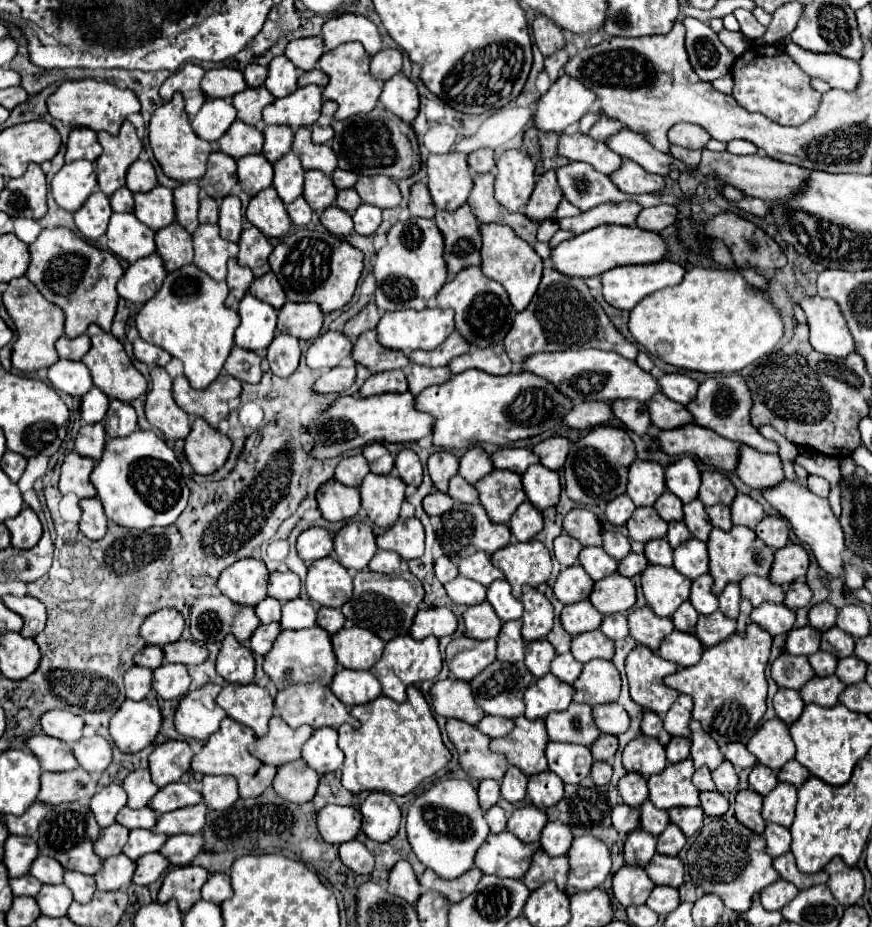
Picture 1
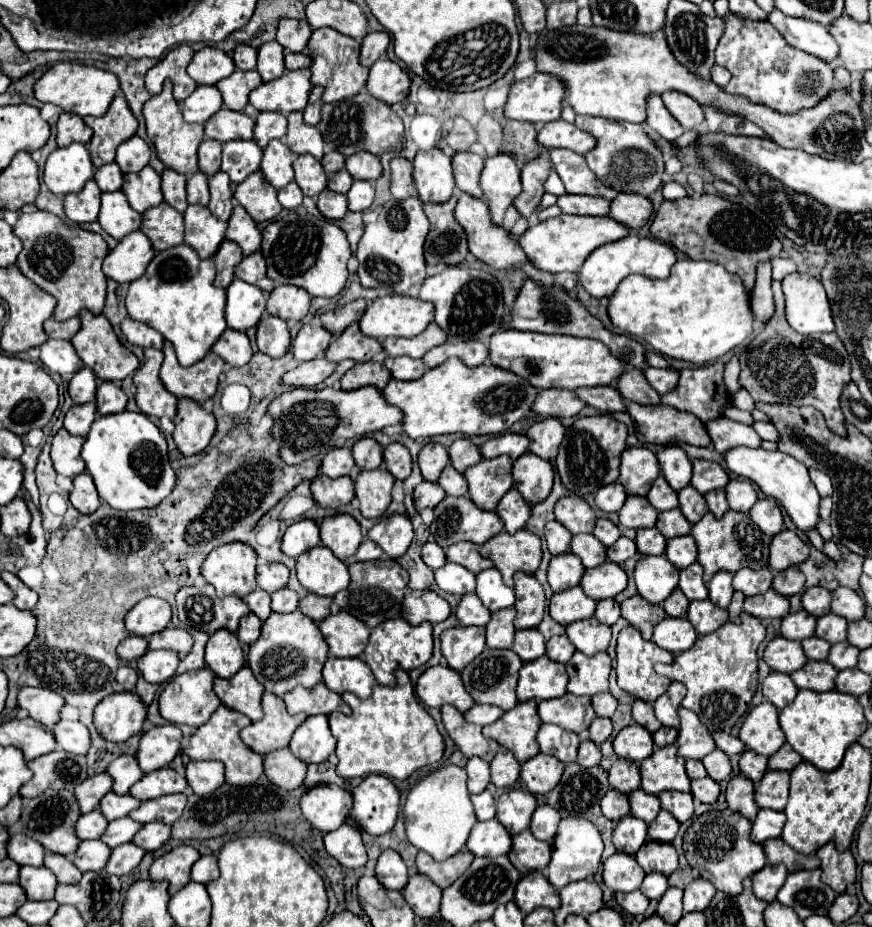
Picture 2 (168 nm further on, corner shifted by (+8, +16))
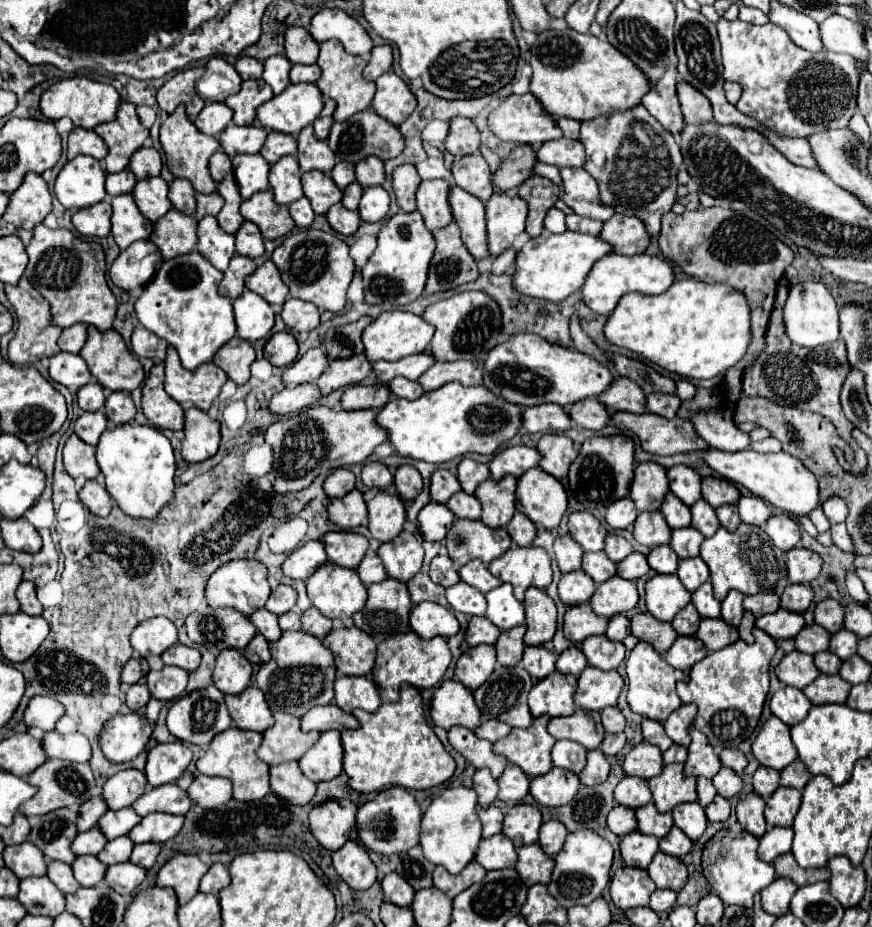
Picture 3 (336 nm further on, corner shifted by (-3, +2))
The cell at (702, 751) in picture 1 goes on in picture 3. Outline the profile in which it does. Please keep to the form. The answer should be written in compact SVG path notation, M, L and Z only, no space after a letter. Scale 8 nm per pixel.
M690 728L690 736L692 736L692 744L688 746L688 760L684 764L684 774L704 776L704 778L716 776L722 764L720 758L714 754L708 738L696 728Z

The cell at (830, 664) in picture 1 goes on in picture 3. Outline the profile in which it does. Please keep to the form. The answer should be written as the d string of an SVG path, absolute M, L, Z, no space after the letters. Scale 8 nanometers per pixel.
M828 650L826 652L818 652L814 656L814 662L816 662L816 666L818 666L818 670L822 674L828 675L838 674L840 666L842 666L842 660L838 656L834 656L832 652L828 652Z

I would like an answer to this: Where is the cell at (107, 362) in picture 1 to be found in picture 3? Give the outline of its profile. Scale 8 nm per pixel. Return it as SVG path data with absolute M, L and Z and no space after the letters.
M88 326L88 340L84 344L84 348L80 350L80 356L86 360L92 376L110 390L126 390L132 392L134 388L138 388L144 380L144 368L142 364L130 354L130 350L126 348L122 336L116 330L108 330L108 332L100 332L94 326Z

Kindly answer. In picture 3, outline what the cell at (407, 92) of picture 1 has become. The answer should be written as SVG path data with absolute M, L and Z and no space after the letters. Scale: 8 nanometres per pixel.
M386 72L376 80L376 96L372 110L390 124L400 126L416 108L416 98L406 82L394 72Z

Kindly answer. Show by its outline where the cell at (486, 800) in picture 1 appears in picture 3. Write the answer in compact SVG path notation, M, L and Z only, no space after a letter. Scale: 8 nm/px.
M488 768L476 770L476 774L474 774L474 790L478 794L478 804L482 808L490 806L496 800L498 786L496 786L496 780L490 776L490 770Z

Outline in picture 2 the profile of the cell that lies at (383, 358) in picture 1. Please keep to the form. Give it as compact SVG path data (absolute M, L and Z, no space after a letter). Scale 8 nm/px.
M351 324L343 330L343 334L333 338L333 342L325 352L325 358L335 362L341 362L345 358L351 358L355 362L367 362L367 360L379 358L381 354L383 354L381 342L375 338L363 336L359 324Z

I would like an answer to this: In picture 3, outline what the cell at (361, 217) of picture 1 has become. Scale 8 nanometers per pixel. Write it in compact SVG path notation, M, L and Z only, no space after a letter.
M382 186L364 188L362 200L360 200L360 216L364 222L380 222L386 218L390 208L390 196Z

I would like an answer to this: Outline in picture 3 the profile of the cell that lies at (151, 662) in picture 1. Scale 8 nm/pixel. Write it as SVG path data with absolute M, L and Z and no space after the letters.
M134 656L134 658L130 658L128 662L126 662L126 666L122 668L122 674L120 674L120 682L122 684L136 684L136 682L140 682L146 674L148 674L148 662L144 660L144 658L138 658L138 656Z

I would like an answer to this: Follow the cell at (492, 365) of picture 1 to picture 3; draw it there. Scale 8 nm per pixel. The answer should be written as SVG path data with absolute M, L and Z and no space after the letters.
M436 362L418 378L418 384L424 386L424 392L436 390L448 382L460 382L462 386L478 386L482 382L482 362Z

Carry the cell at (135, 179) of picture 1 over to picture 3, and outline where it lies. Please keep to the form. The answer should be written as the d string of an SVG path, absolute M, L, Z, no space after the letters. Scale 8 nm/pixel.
M140 148L130 158L130 170L138 180L160 176L160 168L162 168L162 158L160 152L154 148Z

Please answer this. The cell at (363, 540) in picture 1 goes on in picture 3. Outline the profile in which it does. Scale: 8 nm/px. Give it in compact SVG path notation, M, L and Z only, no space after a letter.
M328 532L322 542L326 546L328 560L340 568L354 570L368 552L368 540L354 532Z

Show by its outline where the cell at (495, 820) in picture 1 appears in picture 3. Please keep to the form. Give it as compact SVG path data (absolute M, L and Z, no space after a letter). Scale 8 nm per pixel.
M494 804L488 806L488 808L480 808L478 806L478 816L480 816L480 822L482 822L482 838L490 838L498 832L502 832L502 810L496 808Z

